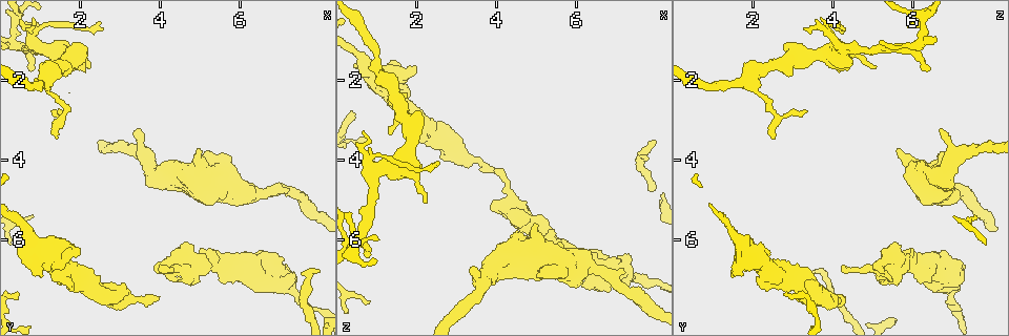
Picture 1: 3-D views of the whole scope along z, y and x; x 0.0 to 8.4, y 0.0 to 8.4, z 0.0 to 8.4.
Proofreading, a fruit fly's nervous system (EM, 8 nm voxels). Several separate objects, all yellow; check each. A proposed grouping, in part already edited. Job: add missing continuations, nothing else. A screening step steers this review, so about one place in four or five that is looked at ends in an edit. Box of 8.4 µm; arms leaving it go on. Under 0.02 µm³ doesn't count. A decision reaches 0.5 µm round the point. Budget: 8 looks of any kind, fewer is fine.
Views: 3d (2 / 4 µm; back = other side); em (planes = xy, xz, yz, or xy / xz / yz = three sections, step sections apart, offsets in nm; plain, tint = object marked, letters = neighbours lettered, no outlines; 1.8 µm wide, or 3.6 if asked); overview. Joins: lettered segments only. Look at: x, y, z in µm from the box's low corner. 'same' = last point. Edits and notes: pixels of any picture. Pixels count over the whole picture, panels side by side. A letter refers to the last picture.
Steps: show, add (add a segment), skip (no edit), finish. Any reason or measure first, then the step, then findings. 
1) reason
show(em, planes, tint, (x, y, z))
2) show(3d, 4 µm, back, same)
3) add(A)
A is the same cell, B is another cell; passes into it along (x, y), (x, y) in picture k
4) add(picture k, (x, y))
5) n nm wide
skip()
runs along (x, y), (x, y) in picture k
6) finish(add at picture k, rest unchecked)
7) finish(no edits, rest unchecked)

touches itself
show(3d, 4 µm, (6.30, 4.85, 6.35))

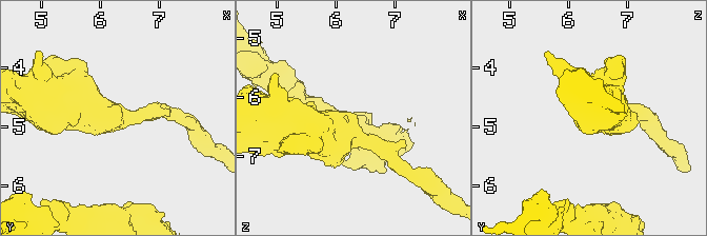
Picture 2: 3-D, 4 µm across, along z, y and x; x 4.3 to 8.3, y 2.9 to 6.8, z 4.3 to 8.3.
arms of 260, 320 nm
show(em, planes, letters, (6.30, 4.85, 6.35))

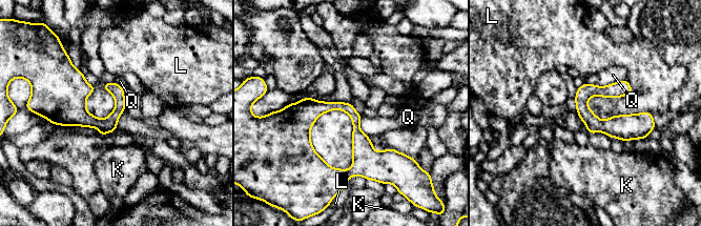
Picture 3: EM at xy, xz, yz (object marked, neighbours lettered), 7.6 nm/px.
80 nm wide
skip()
K, L and Q are other cells; border along (624, 78), (603, 86), (584, 82) in picture 3; none of them fits

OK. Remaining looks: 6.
thick end
show(em, planes, letters, (3.45, 3.25, 6.75))

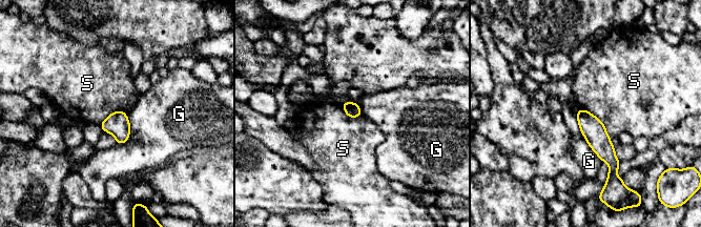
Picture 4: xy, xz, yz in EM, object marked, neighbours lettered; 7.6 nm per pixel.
skip()
G and S are other cells; border along (579, 108), (593, 114), (611, 137) in picture 4; no lettered segment goes on from it

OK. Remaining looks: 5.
show(em, yz, step 8, letters, (1.45, 3.45, 2.60))

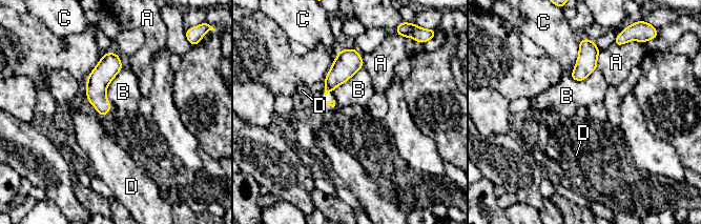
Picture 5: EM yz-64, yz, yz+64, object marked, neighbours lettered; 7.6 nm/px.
show(em, planes, letters, same)

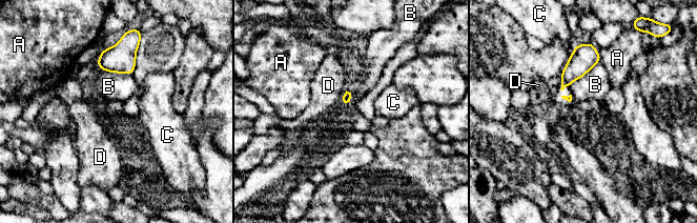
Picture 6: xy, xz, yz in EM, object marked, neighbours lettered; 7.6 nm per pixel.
skip()
A, B, C and D are other cells; border along (98, 66), (106, 71), (131, 74) in picture 6; no lettered segment goes on from it

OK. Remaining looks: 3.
finish(no edits, rest unchecked)

